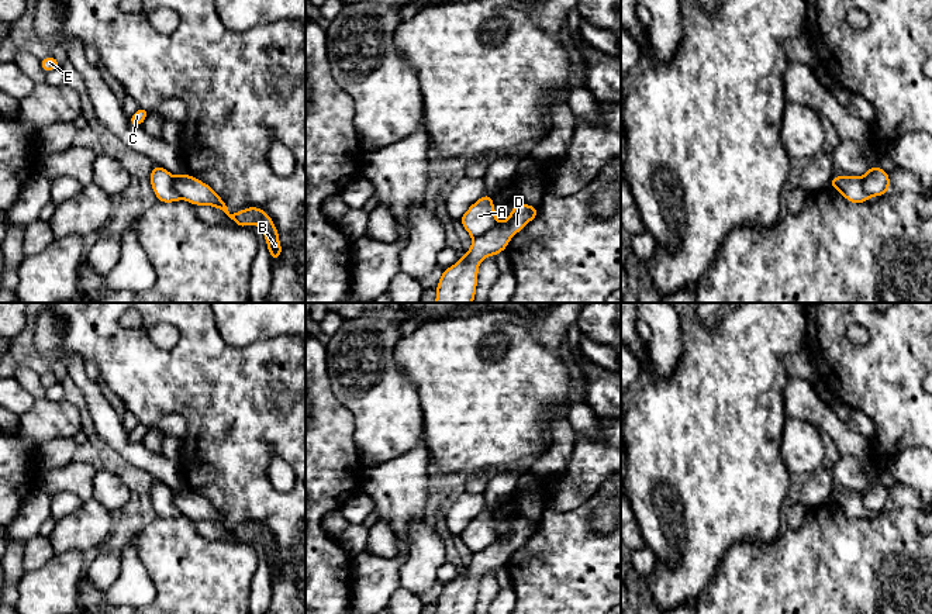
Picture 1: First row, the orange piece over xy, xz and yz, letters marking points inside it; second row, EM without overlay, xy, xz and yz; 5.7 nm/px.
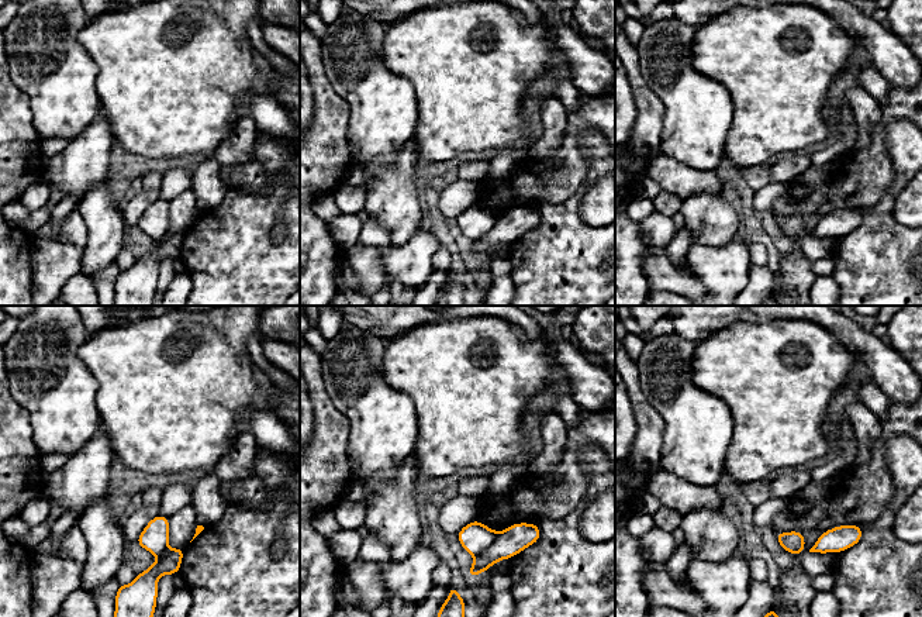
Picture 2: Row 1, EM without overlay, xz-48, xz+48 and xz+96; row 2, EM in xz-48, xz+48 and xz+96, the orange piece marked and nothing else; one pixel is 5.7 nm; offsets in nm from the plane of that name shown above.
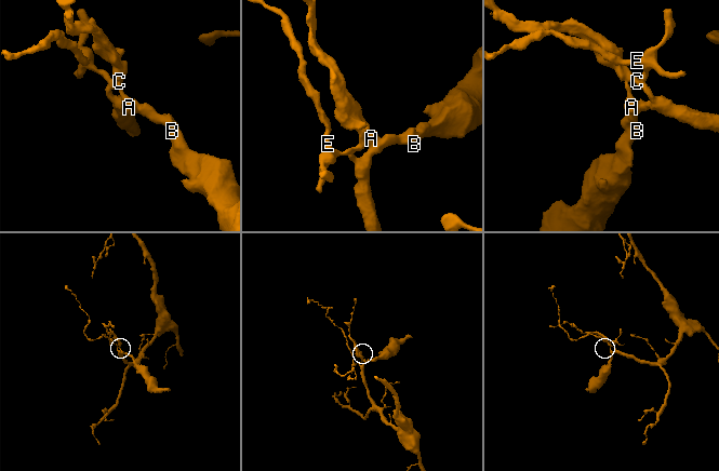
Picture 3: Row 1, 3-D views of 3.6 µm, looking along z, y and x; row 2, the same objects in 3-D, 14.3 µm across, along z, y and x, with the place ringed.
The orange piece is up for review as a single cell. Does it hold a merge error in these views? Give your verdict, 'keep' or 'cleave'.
cleave

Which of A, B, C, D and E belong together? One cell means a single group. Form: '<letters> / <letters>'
A / B C D E

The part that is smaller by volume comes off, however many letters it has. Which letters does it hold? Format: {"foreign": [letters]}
{"foreign": ["A"]}

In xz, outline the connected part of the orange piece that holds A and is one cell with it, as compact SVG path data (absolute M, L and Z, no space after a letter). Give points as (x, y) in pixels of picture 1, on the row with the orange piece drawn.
M484 194L460 217L460 224L472 238L479 238L498 224L493 196Z

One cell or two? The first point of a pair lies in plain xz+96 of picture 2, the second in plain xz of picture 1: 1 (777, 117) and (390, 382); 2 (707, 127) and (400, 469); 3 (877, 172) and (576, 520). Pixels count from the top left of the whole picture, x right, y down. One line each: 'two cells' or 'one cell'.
1: two cells
2: two cells
3: two cells

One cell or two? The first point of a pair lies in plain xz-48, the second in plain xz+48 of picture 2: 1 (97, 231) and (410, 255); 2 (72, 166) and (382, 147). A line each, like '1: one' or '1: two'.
1: one
2: two

